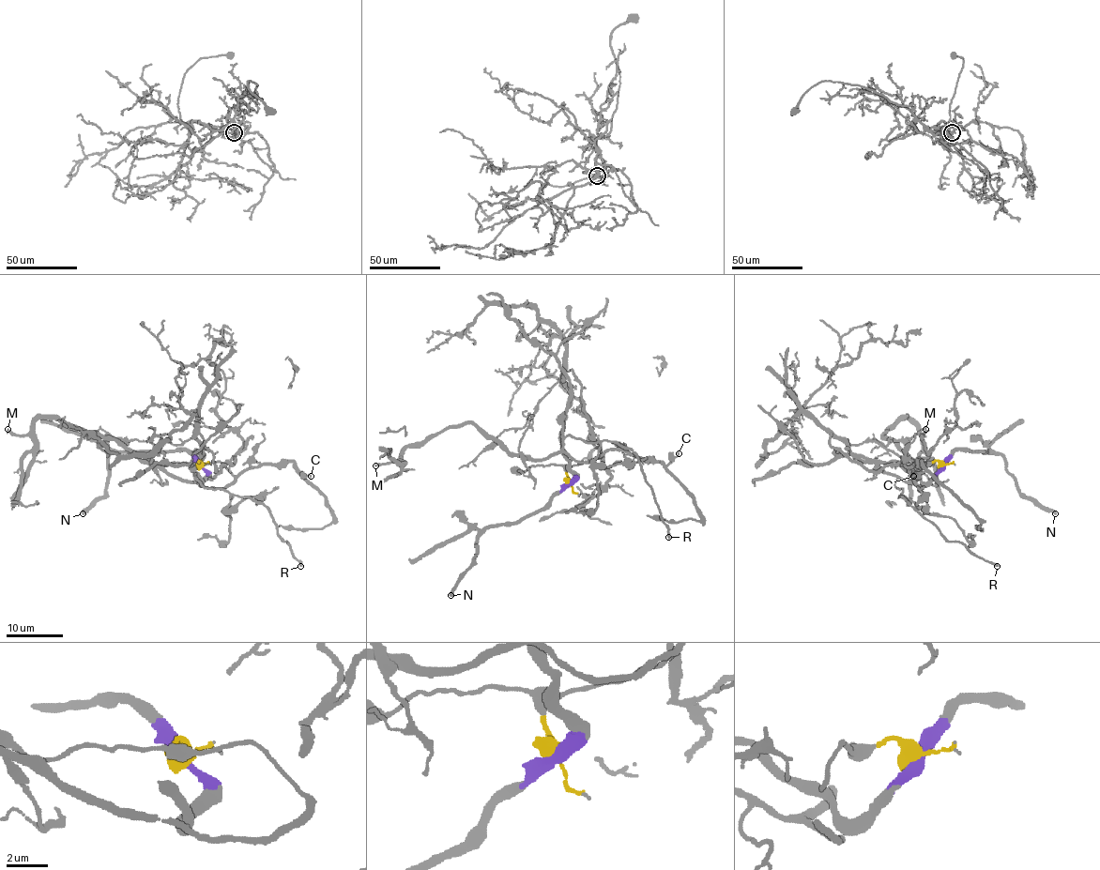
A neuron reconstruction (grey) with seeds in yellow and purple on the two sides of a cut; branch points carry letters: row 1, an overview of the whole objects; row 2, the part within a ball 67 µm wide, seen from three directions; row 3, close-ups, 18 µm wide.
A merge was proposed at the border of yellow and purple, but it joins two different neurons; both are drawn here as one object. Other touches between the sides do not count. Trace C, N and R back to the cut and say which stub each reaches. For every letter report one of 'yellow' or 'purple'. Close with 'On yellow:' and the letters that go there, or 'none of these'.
C: yellow
N: purple
R: yellow
On yellow: C, R

